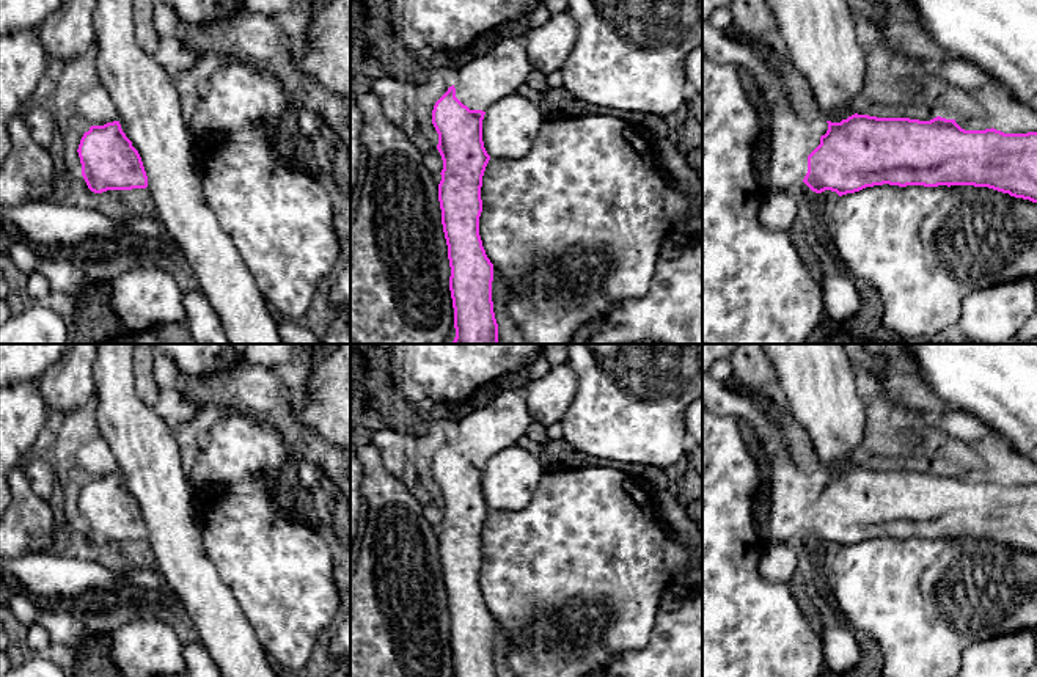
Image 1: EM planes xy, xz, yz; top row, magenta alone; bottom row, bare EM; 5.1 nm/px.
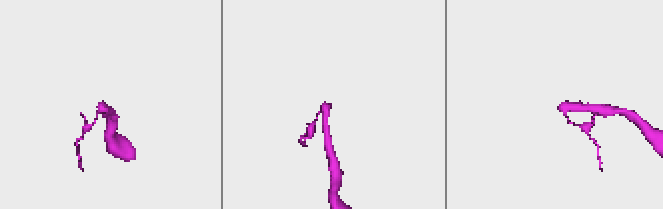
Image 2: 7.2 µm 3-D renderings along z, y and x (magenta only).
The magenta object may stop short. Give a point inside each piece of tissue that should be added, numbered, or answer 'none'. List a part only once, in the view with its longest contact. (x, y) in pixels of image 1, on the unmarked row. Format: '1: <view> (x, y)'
1: yz (792, 490)

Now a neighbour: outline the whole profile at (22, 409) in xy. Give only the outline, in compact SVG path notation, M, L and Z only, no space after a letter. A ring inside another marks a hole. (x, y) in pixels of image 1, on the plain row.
M36 382L0 390L0 518L13 500L8 474L36 441L49 412Z

